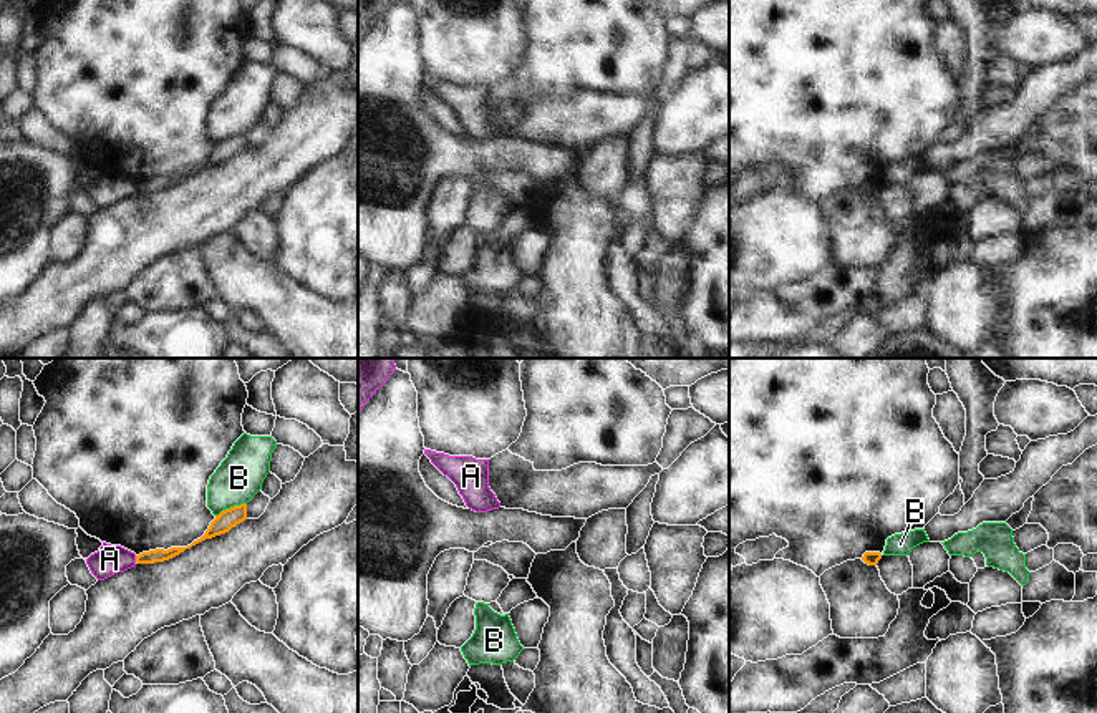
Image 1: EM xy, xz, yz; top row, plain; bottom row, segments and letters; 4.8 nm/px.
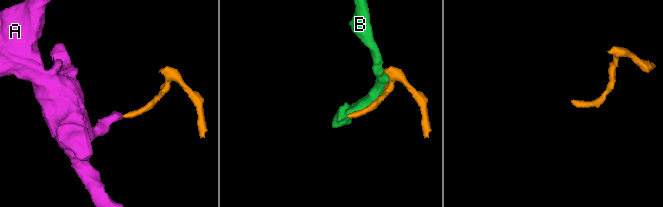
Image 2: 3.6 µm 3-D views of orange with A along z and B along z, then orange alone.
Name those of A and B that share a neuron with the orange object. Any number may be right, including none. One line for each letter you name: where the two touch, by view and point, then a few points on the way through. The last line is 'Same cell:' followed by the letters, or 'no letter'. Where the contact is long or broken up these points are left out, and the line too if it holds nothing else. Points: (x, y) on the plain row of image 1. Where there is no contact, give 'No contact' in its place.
Same cell: no letter

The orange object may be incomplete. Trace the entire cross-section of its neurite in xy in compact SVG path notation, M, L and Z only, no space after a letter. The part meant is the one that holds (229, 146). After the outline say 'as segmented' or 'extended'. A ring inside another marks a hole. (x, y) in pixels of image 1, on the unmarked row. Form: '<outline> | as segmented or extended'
M247 133L234 134L230 138L222 139L219 144L215 144L215 148L210 151L209 158L205 159L205 162L201 167L194 169L191 174L171 176L167 179L156 177L156 179L143 181L143 182L136 184L136 191L138 192L154 192L154 191L169 189L169 187L179 184L181 181L184 181L186 177L191 177L192 174L196 174L205 167L212 167L215 164L229 161L232 156L244 151L245 148L247 148Z | as segmented

